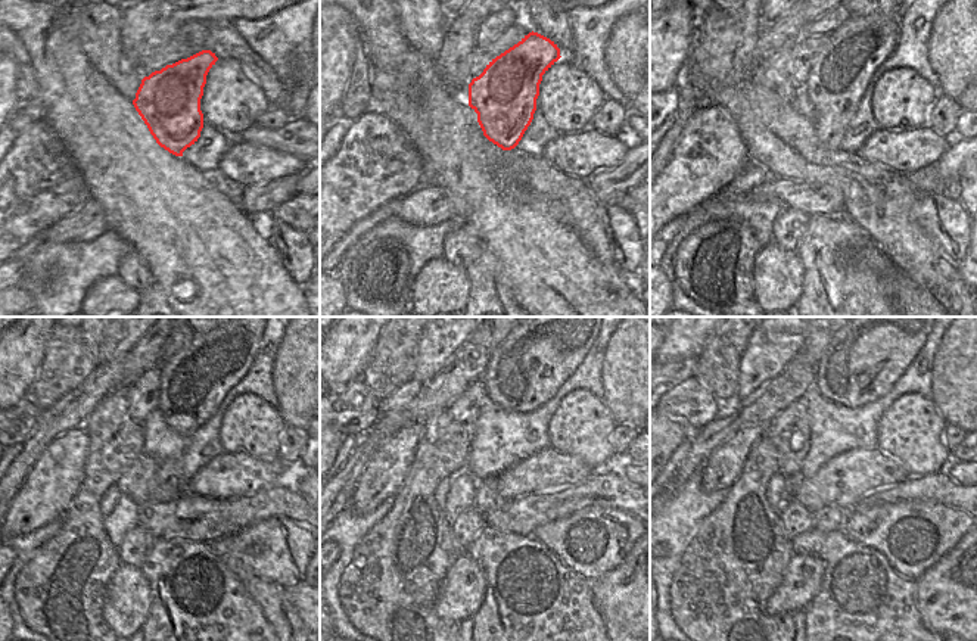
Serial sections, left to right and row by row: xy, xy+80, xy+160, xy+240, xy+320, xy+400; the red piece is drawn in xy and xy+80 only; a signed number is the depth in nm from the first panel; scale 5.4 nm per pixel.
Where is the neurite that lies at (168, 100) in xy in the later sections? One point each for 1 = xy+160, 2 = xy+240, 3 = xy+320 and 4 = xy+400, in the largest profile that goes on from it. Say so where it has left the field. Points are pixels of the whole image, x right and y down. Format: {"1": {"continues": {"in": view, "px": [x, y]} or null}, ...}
{"1": {"continues": {"in": "xy+160", "px": [840, 74]}}, "2": {"continues": {"in": "xy+240", "px": [193, 382]}}, "3": {"continues": {"in": "xy+320", "px": [540, 354]}}, "4": {"continues": {"in": "xy+400", "px": [862, 361]}}}

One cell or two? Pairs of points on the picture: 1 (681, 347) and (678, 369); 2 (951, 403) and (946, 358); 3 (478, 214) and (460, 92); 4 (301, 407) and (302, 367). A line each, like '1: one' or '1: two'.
1: two
2: one
3: two
4: one

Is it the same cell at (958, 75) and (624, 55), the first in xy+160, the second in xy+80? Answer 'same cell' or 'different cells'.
same cell

